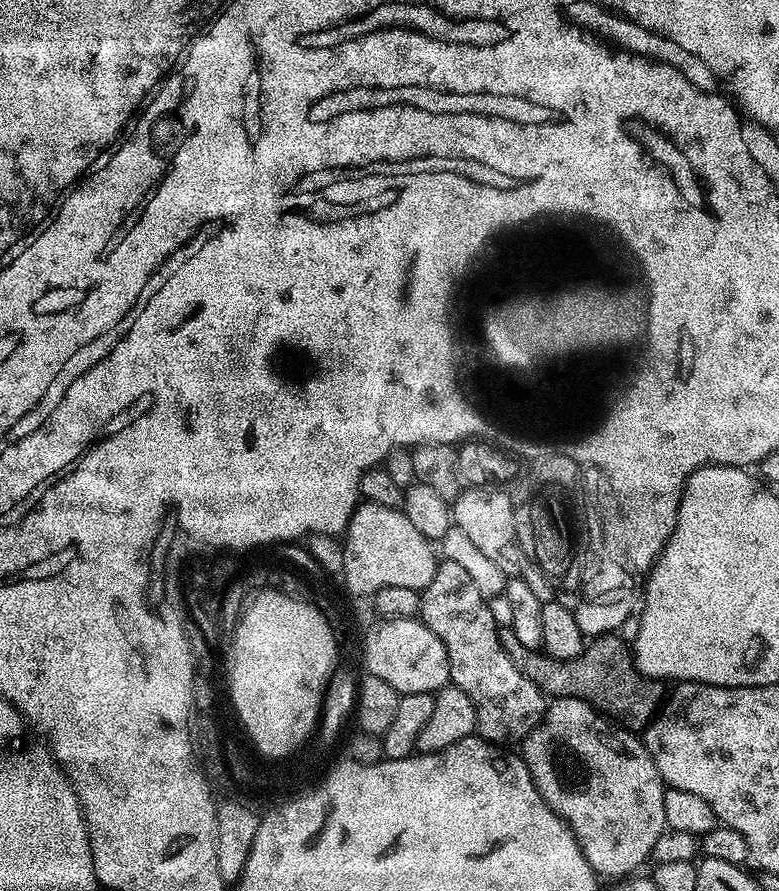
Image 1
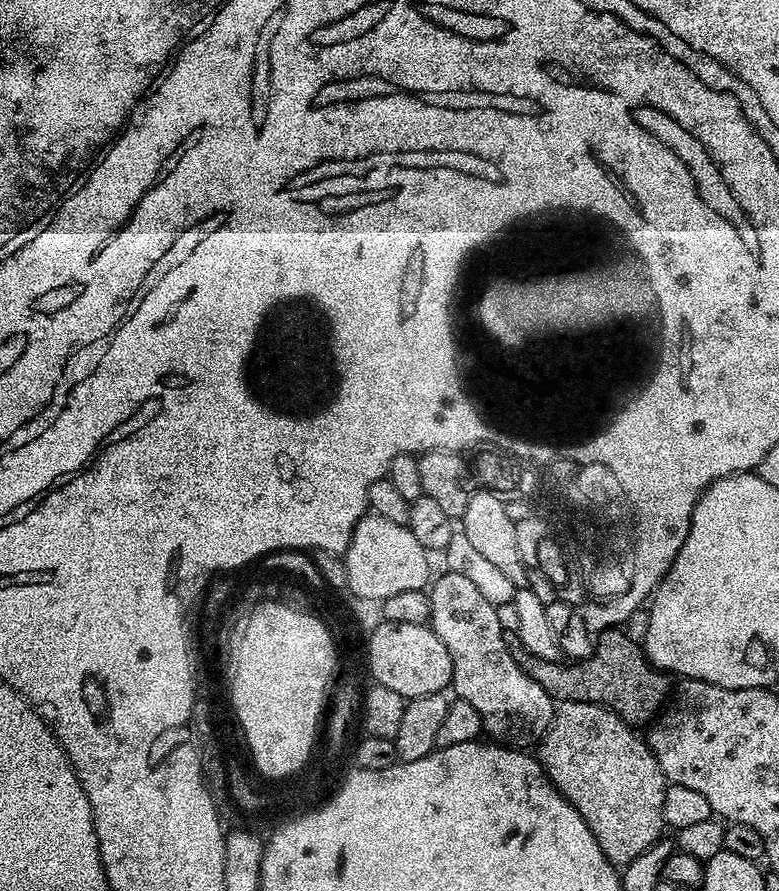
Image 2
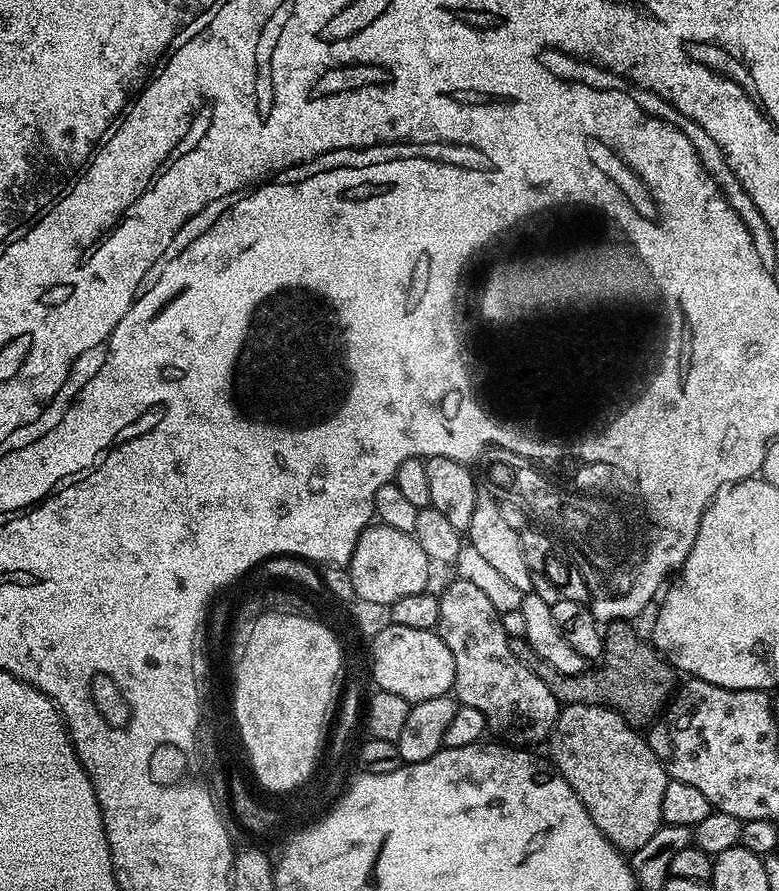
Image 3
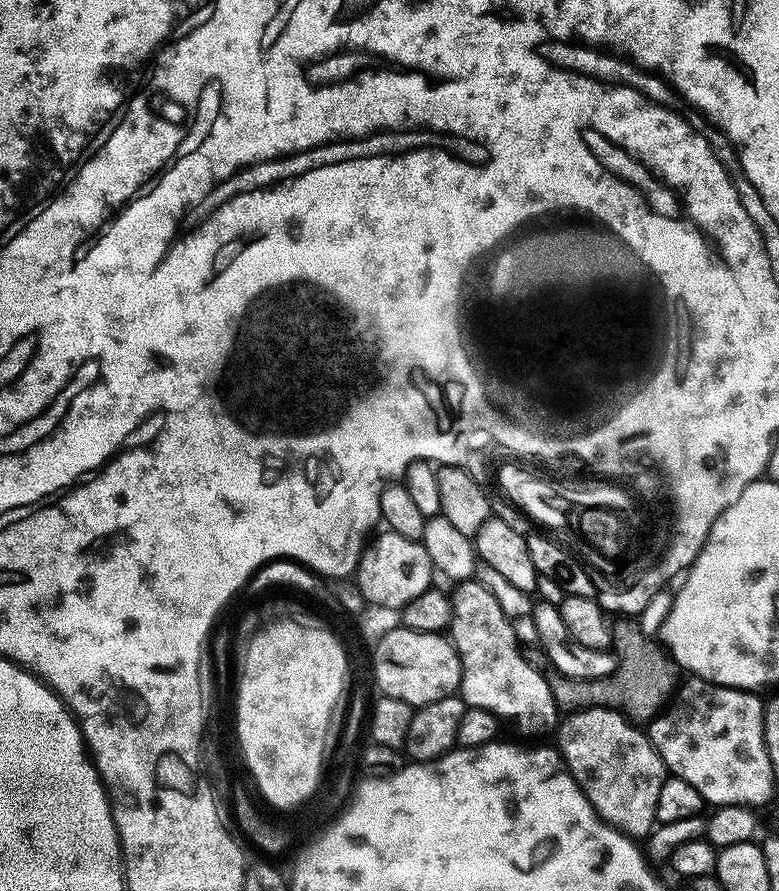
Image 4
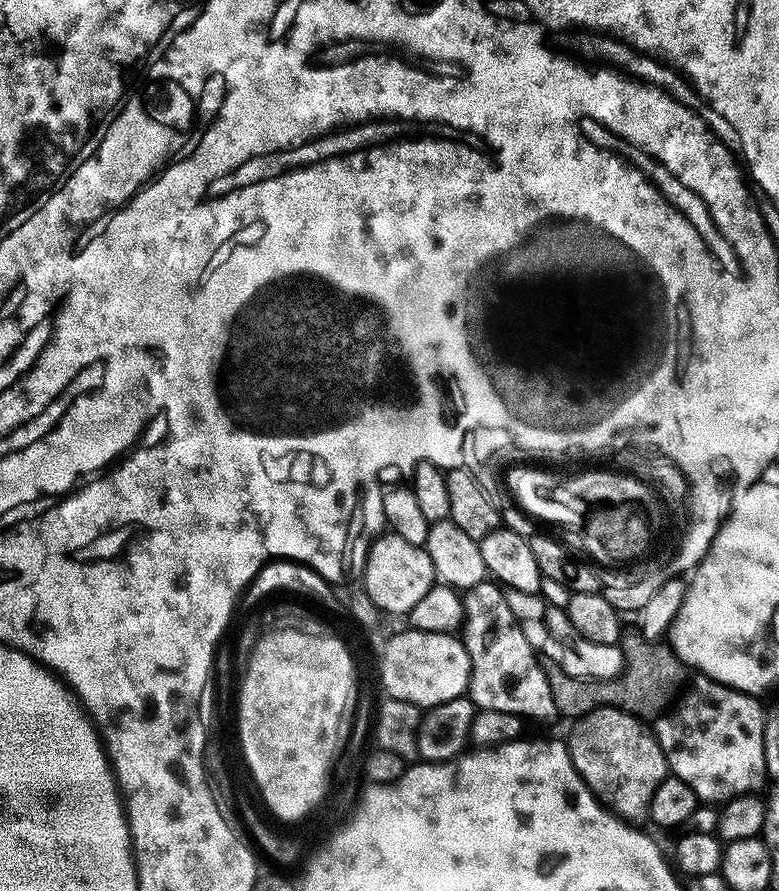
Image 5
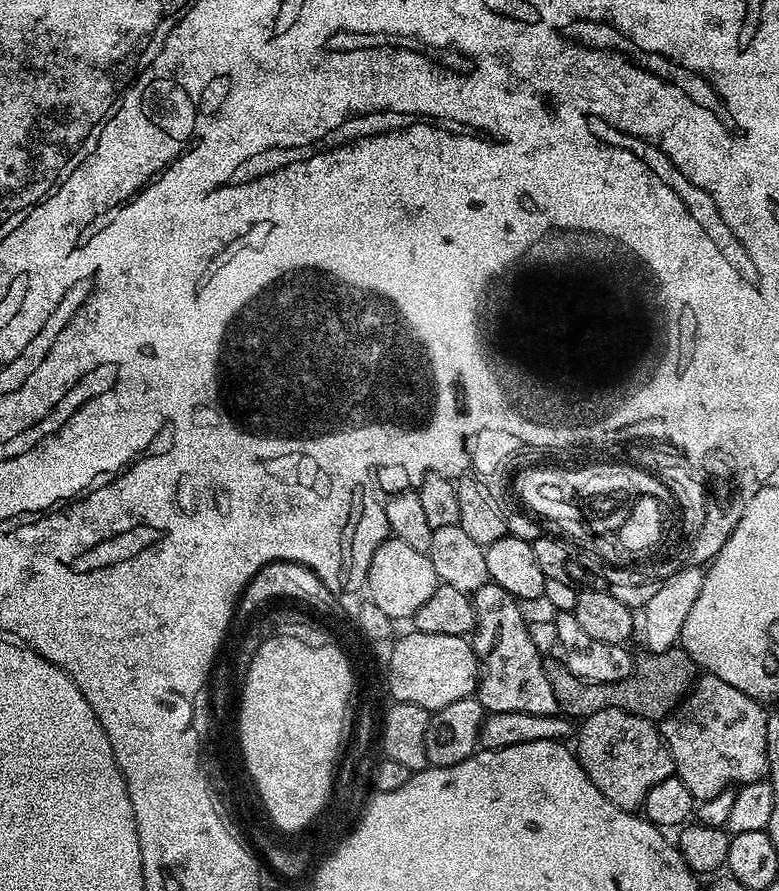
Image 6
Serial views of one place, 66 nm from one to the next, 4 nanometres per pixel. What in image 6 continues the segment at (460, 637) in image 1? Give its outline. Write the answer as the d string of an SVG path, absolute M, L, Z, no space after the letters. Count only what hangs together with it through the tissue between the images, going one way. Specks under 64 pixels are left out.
M491 582L478 586L471 597L476 627L471 633L470 643L480 663L480 705L488 712L510 710L543 716L557 715L554 690L550 690L550 682L546 682L543 659L530 638L529 624L522 618L517 597Z

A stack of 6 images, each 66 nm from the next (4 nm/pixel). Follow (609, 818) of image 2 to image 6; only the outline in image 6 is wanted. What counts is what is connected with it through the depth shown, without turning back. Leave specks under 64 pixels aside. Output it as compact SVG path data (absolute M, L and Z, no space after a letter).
M607 708L583 717L581 724L584 725L581 728L579 725L574 736L575 754L586 770L588 780L594 782L607 800L614 802L614 806L625 812L636 812L649 790L673 775L672 755L653 721L643 720L626 710Z

